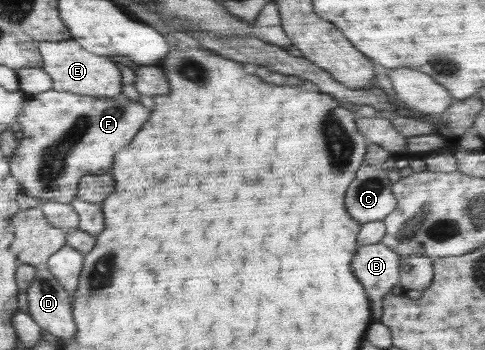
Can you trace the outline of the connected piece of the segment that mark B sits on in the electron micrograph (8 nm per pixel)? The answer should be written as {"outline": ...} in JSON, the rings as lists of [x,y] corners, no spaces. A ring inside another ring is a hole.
{"outline":[[[379,242],[361,246],[351,261],[352,271],[363,284],[370,301],[371,324],[380,322],[381,300],[400,281],[400,258],[396,251]]]}

